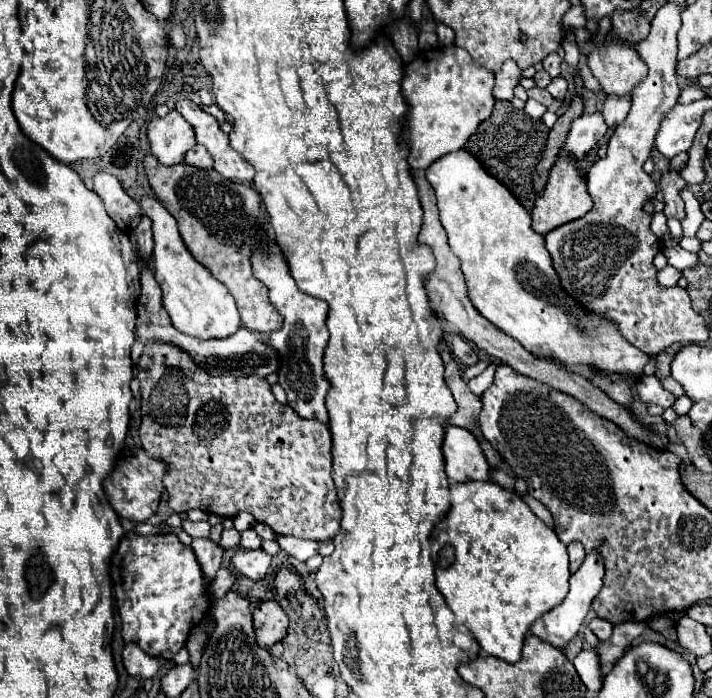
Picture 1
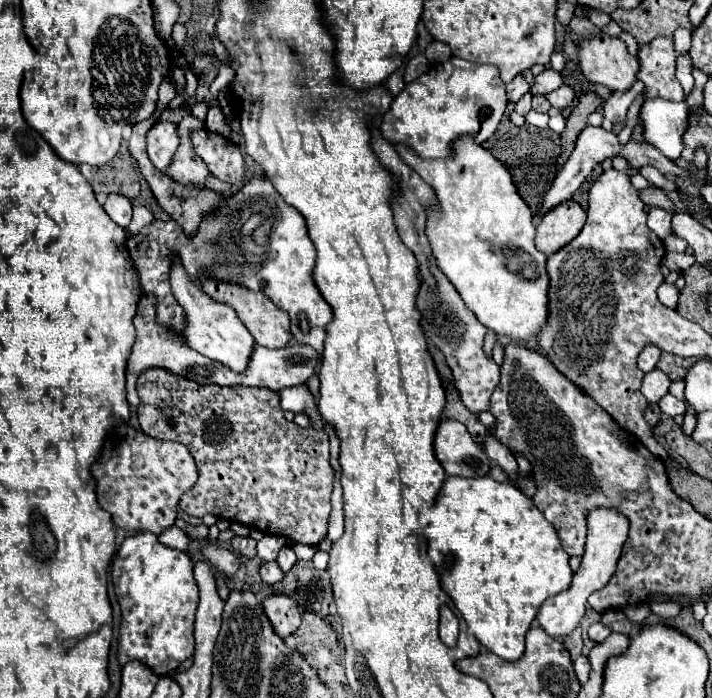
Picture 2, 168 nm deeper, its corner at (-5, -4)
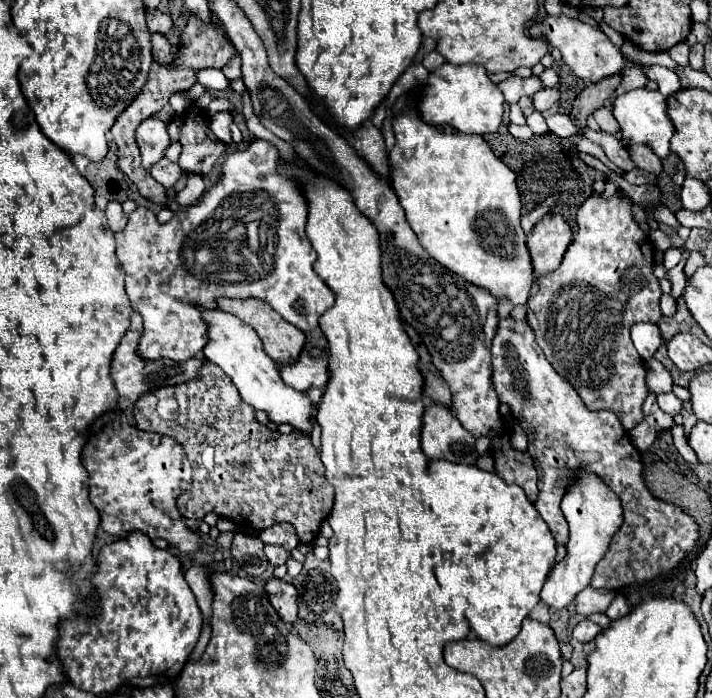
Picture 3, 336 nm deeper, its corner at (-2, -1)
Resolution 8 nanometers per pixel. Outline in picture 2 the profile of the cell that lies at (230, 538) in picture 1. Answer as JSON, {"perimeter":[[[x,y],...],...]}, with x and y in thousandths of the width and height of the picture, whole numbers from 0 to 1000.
{"perimeter":[[[329,768],[326,777],[323,777],[323,782],[326,782],[326,788],[329,788],[331,794],[348,797],[348,799],[357,799],[357,797],[360,797],[360,788],[357,788],[360,774],[351,771],[351,768]]]}

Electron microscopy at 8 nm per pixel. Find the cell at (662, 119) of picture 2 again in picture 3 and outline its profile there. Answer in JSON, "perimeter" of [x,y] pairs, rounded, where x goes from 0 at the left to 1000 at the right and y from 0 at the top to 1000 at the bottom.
{"perimeter":[[[906,125],[867,136],[858,148],[858,159],[872,182],[872,205],[875,208],[903,205],[903,208],[912,208],[923,225],[937,225],[942,193],[948,191],[948,185],[942,182],[942,170],[937,170],[934,153],[937,153],[934,139],[926,130],[909,130]]]}

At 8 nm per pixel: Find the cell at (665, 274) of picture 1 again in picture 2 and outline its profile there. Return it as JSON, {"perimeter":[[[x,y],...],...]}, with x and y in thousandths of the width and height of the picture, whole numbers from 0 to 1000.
{"perimeter":[[[930,404],[924,410],[924,427],[930,436],[941,438],[941,441],[949,441],[949,433],[952,433],[952,413],[947,407],[938,407],[938,404]]]}

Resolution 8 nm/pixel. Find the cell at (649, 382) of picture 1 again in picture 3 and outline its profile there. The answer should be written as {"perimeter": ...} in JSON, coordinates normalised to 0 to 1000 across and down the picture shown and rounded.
{"perimeter":[[[926,563],[923,566],[923,577],[926,577],[926,583],[934,589],[934,592],[940,592],[940,595],[951,595],[951,592],[956,592],[956,572],[951,572],[948,569],[948,563]]]}

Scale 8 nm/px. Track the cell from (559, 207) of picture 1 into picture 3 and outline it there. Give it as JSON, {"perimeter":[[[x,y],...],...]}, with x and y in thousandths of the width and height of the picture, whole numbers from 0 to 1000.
{"perimeter":[[[765,308],[740,337],[740,357],[751,400],[771,394],[788,380],[788,371],[802,348],[802,325],[785,308]]]}

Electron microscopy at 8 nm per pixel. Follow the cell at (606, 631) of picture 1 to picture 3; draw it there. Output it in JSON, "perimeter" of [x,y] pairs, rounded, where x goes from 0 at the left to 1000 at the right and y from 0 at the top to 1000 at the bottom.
{"perimeter":[[[819,887],[816,893],[810,893],[810,895],[805,898],[802,910],[805,910],[805,915],[808,915],[808,918],[827,921],[827,918],[833,918],[833,915],[836,915],[836,910],[838,910],[841,904],[844,904],[844,898],[841,898],[841,895],[830,893],[827,887]]]}

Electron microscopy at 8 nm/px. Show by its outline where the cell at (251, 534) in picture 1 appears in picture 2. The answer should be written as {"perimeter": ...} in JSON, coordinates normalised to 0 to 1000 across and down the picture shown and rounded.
{"perimeter":[[[371,765],[371,771],[362,777],[360,788],[362,788],[362,799],[365,802],[388,802],[390,788],[402,782],[402,771],[396,768],[385,768],[385,765]]]}

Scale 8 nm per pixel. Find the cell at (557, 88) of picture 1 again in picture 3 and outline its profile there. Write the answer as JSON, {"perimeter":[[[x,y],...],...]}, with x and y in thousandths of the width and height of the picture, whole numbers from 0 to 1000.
{"perimeter":[[[763,128],[763,130],[751,133],[746,142],[749,142],[749,153],[754,159],[765,162],[765,159],[771,159],[785,145],[785,130],[782,128]]]}

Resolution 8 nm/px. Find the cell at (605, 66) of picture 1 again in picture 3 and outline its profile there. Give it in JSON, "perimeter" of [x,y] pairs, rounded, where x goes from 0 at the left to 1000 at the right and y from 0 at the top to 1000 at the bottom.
{"perimeter":[[[765,21],[760,30],[751,30],[746,36],[746,53],[763,53],[774,67],[785,70],[791,90],[813,110],[822,116],[841,116],[850,113],[853,107],[864,107],[872,105],[878,99],[878,82],[875,76],[853,56],[850,47],[844,47],[841,42],[813,30],[813,27],[802,27],[796,21]]]}

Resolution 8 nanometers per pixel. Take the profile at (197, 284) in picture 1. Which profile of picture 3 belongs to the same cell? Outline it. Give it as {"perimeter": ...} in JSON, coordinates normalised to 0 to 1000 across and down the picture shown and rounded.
{"perimeter":[[[285,443],[285,454],[294,463],[294,489],[285,500],[285,509],[296,520],[308,523],[324,540],[338,572],[350,577],[355,586],[372,589],[378,603],[389,609],[406,606],[420,620],[437,620],[440,595],[445,589],[442,580],[437,577],[431,563],[414,560],[397,549],[392,529],[386,526],[383,514],[372,506],[364,480],[358,480],[358,474],[353,474],[353,468],[347,468],[344,463],[336,463],[336,457],[330,457],[327,451],[319,451],[316,446],[308,446],[308,443],[302,446]]]}

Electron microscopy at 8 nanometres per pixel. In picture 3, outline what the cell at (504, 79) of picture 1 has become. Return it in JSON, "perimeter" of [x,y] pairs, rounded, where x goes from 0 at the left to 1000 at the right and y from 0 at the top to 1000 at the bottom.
{"perimeter":[[[749,107],[737,110],[737,113],[715,110],[715,113],[701,119],[701,128],[704,128],[712,148],[726,148],[732,139],[746,139],[754,130],[760,130],[763,119],[760,119],[757,110],[749,110]]]}

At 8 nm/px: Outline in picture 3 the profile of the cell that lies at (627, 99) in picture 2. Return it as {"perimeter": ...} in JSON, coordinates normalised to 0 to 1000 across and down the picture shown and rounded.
{"perimeter":[[[883,93],[875,99],[875,116],[869,119],[867,125],[867,136],[869,133],[881,133],[881,130],[889,130],[889,128],[897,128],[897,125],[906,125],[909,122],[909,107],[903,102],[900,93]]]}

